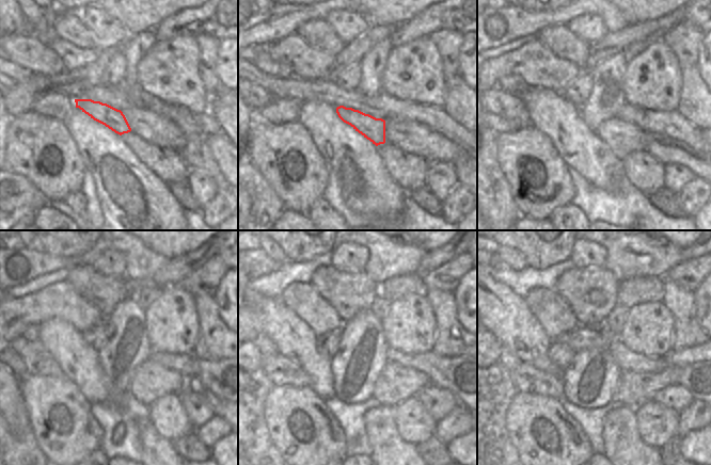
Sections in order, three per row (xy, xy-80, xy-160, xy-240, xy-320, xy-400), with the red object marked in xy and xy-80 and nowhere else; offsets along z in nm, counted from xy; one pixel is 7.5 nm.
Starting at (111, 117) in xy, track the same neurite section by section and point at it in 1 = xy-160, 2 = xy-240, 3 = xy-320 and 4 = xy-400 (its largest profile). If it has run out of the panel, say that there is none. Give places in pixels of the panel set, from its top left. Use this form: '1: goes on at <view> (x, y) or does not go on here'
1: goes on at xy-160 (622, 138)
2: goes on at xy-240 (151, 380)
3: goes on at xy-320 (396, 383)
4: goes on at xy-400 (633, 388)

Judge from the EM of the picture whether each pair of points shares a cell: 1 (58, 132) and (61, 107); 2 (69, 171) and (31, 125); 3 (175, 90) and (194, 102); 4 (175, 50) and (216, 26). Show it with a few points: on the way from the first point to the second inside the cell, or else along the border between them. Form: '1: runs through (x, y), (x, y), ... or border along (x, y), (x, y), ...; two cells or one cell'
1: border along (35, 111), (43, 115), (64, 121); two cells
2: runs through (65, 157), (63, 149), (54, 140), (45, 139); one cell
3: runs through (179, 90), (190, 98); one cell
4: border along (193, 35), (177, 35), (169, 39); two cells

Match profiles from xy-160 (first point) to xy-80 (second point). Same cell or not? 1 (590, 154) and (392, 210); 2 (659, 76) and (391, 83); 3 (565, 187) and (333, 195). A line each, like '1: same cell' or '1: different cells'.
1: same cell
2: same cell
3: different cells

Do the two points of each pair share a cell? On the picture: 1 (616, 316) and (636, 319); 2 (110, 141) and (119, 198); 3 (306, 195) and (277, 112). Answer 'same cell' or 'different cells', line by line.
1: different cells
2: same cell
3: different cells

